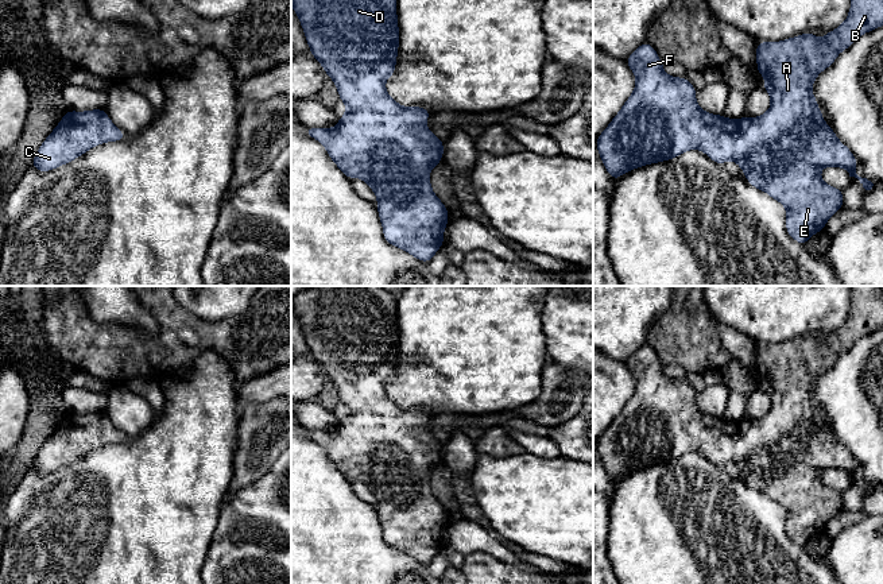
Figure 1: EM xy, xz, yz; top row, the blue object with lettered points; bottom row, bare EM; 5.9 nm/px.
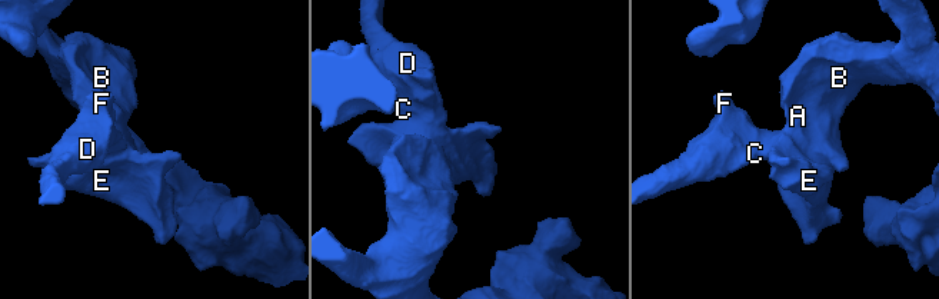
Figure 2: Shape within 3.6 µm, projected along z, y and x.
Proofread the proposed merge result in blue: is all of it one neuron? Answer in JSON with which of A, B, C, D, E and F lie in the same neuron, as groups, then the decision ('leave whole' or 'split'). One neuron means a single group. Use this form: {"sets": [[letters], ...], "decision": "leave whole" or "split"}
{"sets": [["A", "B", "C", "D", "E", "F"]], "decision": "leave whole"}

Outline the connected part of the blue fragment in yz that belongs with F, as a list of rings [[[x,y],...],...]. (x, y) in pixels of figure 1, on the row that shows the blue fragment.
[[[851,0],[845,22],[818,39],[805,32],[779,42],[756,43],[756,73],[764,76],[770,109],[758,117],[728,119],[702,111],[696,88],[686,78],[663,71],[657,50],[643,42],[626,59],[635,74],[635,89],[609,125],[596,140],[597,152],[612,179],[634,169],[666,162],[688,150],[704,151],[710,160],[724,165],[733,159],[748,183],[760,189],[786,208],[786,232],[805,245],[809,237],[822,232],[826,221],[844,206],[843,192],[821,179],[822,167],[843,167],[860,181],[863,192],[875,189],[875,181],[856,174],[857,159],[824,121],[812,86],[817,76],[832,66],[837,55],[863,34],[883,26],[883,0]]]

